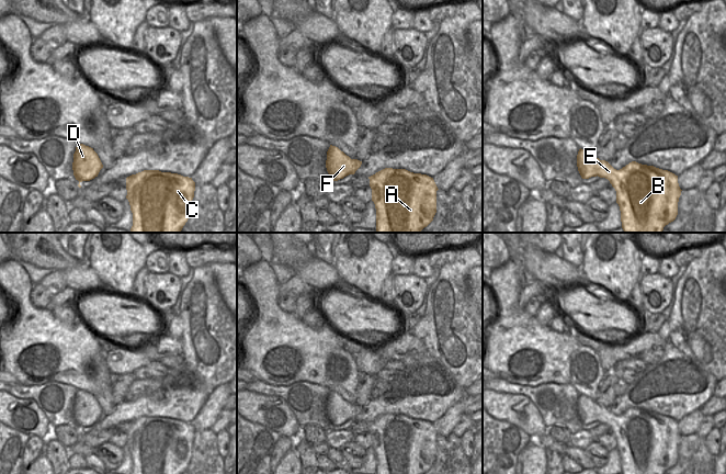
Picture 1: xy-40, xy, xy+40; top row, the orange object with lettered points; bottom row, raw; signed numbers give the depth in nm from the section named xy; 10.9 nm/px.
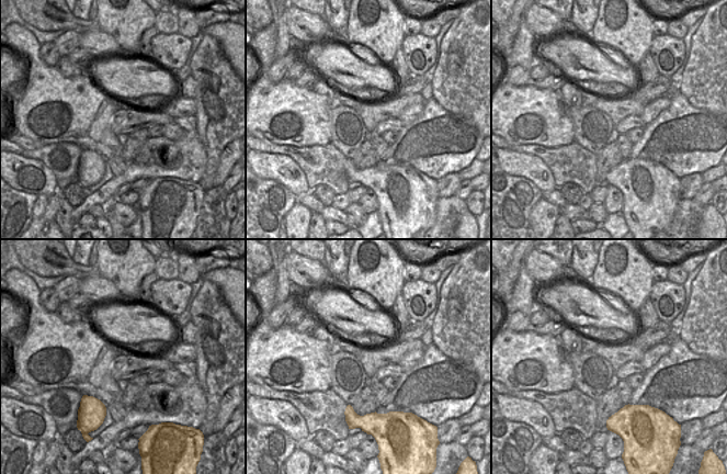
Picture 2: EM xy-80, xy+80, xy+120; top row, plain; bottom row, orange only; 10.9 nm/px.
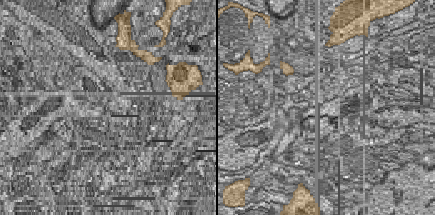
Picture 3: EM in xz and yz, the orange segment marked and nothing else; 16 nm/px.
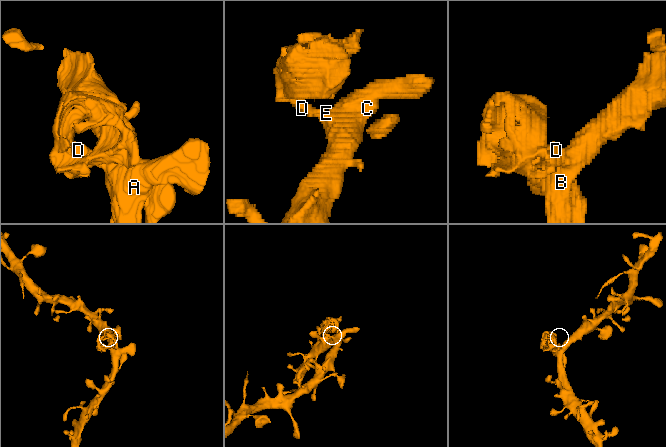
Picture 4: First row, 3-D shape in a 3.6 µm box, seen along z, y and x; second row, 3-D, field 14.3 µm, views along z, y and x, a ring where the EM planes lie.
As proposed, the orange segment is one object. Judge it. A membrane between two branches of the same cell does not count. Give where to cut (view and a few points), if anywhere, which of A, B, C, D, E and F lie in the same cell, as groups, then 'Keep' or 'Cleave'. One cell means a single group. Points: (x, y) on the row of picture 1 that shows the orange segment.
Split along xy (356, 159), (350, 165), (351, 173). Groups: A B C E / D F. Cleave.

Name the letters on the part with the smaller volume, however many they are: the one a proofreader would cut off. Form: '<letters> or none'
D, F

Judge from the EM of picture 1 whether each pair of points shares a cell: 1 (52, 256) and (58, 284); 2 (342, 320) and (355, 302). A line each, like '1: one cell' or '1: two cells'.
1: two cells
2: one cell

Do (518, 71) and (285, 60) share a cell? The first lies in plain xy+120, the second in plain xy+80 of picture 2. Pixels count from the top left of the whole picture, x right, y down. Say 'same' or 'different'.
same

